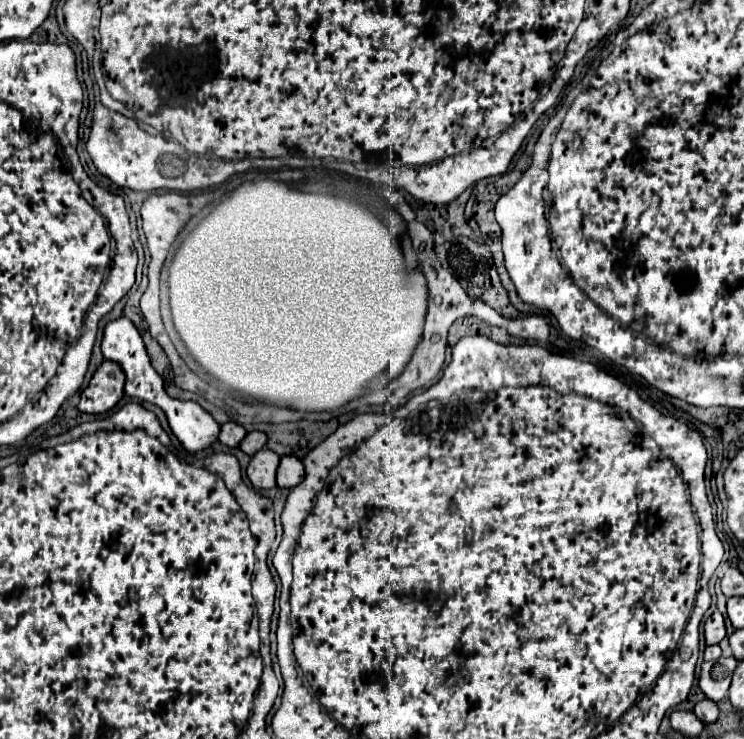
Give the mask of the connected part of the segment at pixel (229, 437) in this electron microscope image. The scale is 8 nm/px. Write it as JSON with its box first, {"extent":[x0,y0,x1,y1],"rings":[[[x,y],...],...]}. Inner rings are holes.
{"extent":[219,423,245,447],"rings":[[[223,423],[221,431],[219,431],[219,441],[227,447],[237,447],[241,443],[241,437],[245,437],[245,427],[241,427],[239,423]]]}

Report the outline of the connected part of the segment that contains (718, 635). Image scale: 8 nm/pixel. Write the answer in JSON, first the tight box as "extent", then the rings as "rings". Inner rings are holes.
{"extent":[703,611,725,645],"rings":[[[715,611],[713,615],[709,615],[709,619],[705,621],[703,629],[705,629],[705,641],[707,641],[707,645],[717,645],[725,637],[723,615],[719,611]]]}

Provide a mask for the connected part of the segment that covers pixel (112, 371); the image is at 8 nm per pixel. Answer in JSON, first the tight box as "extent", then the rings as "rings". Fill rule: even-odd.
{"extent":[79,359,125,415],"rings":[[[105,359],[95,371],[89,385],[83,389],[79,409],[91,415],[107,413],[123,397],[123,383],[125,383],[125,373],[121,365]]]}

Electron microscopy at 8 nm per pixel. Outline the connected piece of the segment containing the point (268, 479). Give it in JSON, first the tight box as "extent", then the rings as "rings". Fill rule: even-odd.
{"extent":[247,449,279,489],"rings":[[[271,449],[257,451],[247,467],[247,477],[257,489],[271,489],[275,487],[275,471],[279,465],[279,455]]]}

